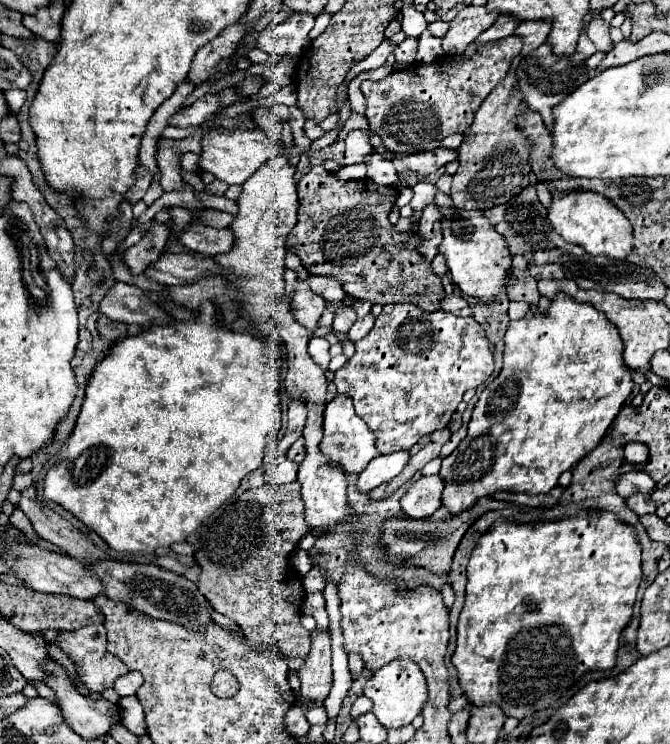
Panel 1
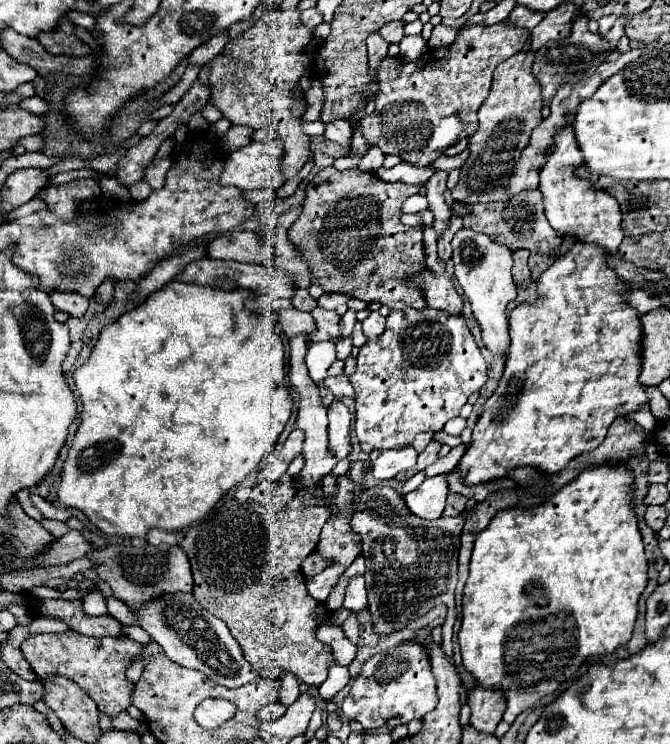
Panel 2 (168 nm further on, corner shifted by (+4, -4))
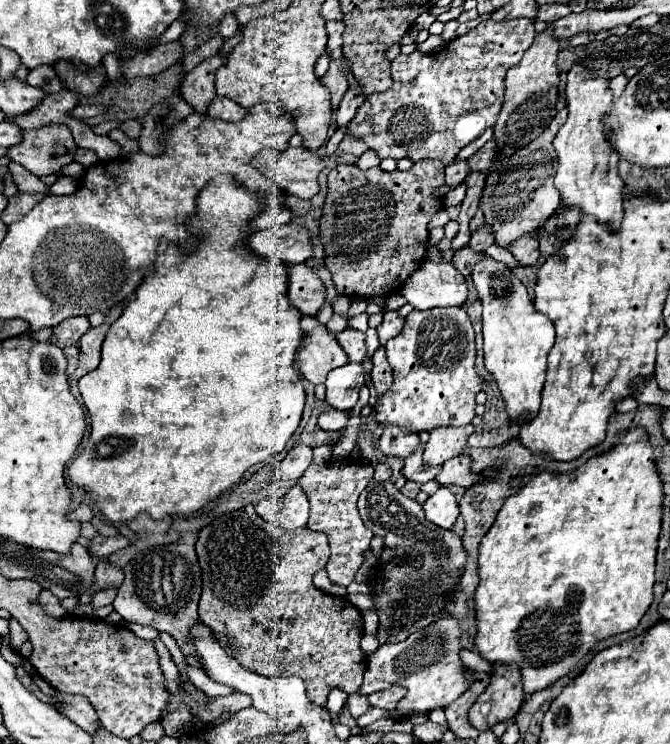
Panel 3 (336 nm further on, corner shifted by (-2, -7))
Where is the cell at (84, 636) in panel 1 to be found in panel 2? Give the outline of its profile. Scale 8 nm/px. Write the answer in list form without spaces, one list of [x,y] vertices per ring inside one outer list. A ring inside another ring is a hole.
[[[75,631],[41,633],[27,637],[21,651],[41,679],[47,679],[49,675],[67,675],[97,703],[99,711],[107,713],[109,717],[125,711],[131,705],[129,699],[133,687],[127,683],[125,669],[129,659],[141,651],[141,645],[129,637],[85,637]]]

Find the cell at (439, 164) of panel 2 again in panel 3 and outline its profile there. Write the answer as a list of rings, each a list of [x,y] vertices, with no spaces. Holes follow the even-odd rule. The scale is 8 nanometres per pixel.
[[[489,140],[477,154],[473,154],[469,158],[469,166],[473,172],[475,170],[487,172],[491,168],[491,164],[495,162],[495,158],[497,158],[497,146],[495,146],[495,140]]]

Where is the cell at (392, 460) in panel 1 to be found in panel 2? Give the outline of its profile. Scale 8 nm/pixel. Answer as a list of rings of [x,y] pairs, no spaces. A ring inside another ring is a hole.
[[[413,447],[391,449],[391,451],[373,451],[371,455],[371,473],[375,479],[393,479],[399,471],[407,471],[415,465],[417,453]]]

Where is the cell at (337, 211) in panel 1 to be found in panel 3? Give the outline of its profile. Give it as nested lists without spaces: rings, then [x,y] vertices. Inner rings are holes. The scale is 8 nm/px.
[[[435,160],[415,162],[407,172],[383,172],[379,166],[359,170],[355,164],[339,164],[329,174],[329,192],[321,218],[321,240],[325,246],[325,264],[333,276],[337,292],[349,298],[389,296],[425,262],[429,240],[427,224],[443,208],[437,190],[445,184],[445,164]]]

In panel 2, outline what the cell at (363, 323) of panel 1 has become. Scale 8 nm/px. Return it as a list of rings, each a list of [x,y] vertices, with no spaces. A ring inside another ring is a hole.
[[[373,311],[365,321],[363,321],[363,333],[367,339],[379,337],[385,329],[385,317],[381,317],[379,311]]]

